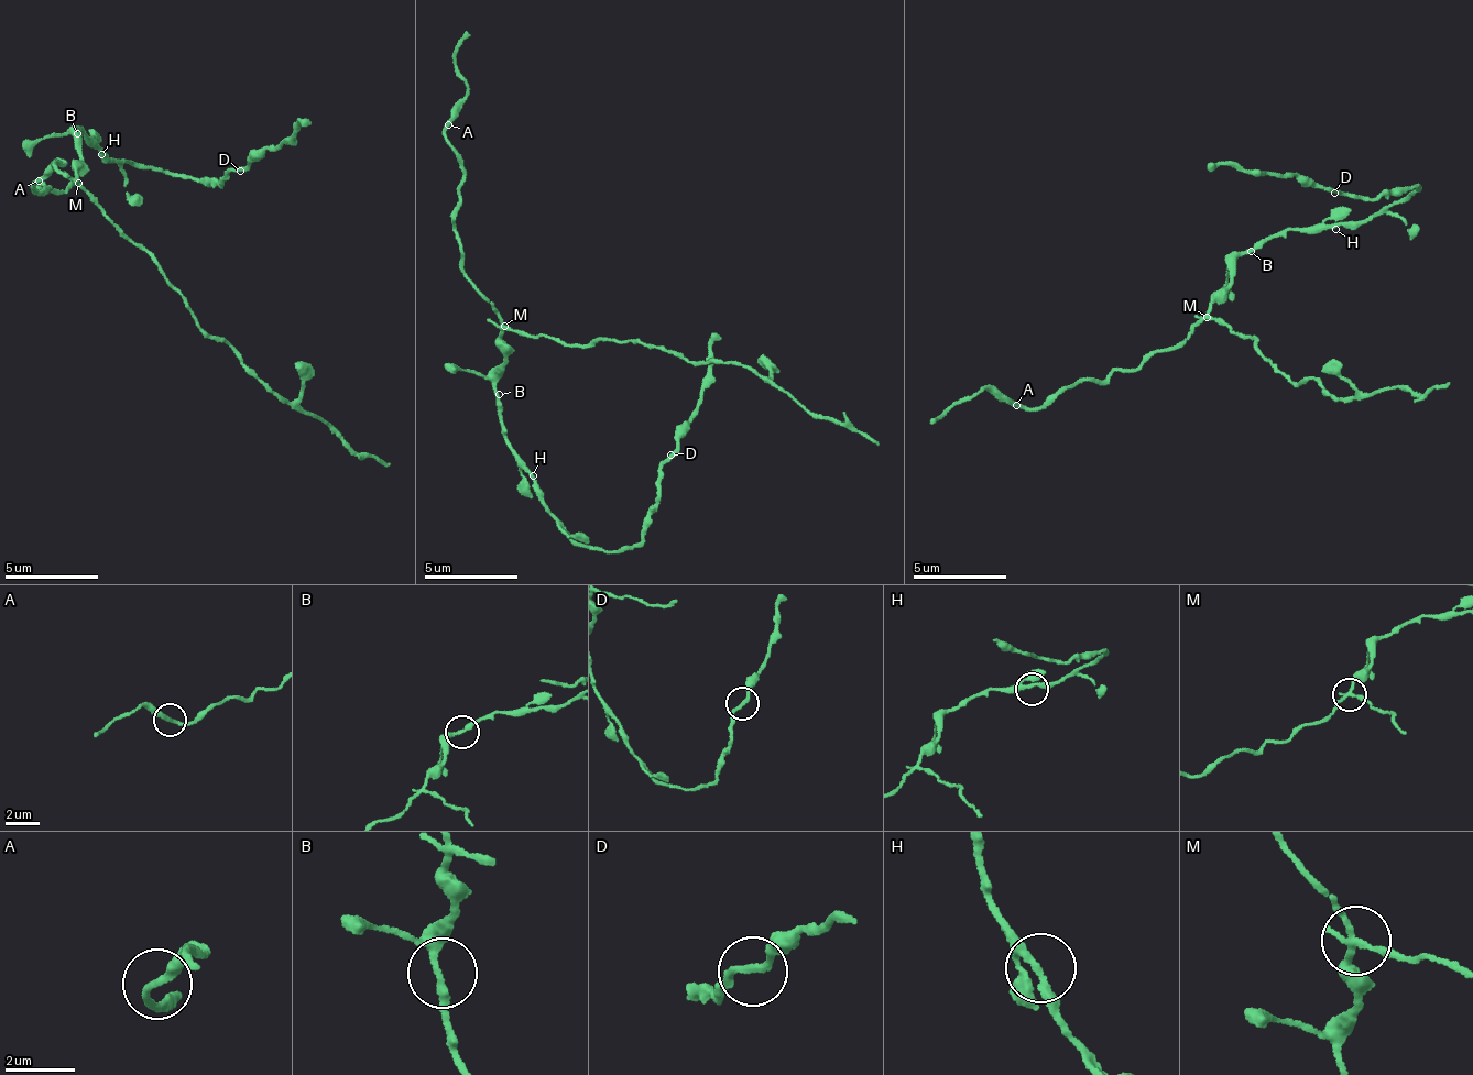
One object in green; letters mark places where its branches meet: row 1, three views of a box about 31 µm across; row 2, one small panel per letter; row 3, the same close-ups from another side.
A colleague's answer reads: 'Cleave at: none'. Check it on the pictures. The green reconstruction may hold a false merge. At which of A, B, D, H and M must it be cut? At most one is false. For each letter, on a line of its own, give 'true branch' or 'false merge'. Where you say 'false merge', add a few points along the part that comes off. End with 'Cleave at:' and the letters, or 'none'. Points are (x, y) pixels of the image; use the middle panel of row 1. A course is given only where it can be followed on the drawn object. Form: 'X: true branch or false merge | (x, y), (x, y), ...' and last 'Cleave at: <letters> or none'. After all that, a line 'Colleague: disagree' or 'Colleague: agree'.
A: true branch
B: true branch
D: true branch
H: true branch
M: false merge | (505, 328), (582, 347), (637, 339), (665, 352), (731, 363), (876, 442)
Cleave at: M
Colleague: disagree

